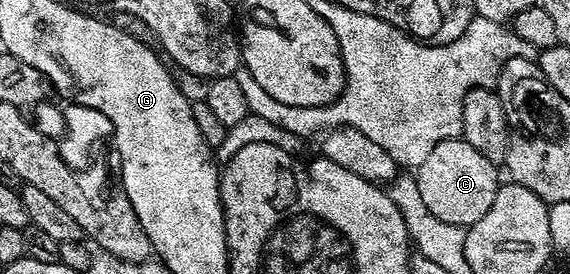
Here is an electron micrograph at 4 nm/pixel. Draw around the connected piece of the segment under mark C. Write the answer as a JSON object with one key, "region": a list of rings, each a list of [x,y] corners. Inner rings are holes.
{"region":[[[463,137],[441,141],[431,149],[430,156],[415,169],[414,179],[427,209],[439,221],[468,228],[491,209],[501,184],[498,166],[488,161]]]}

